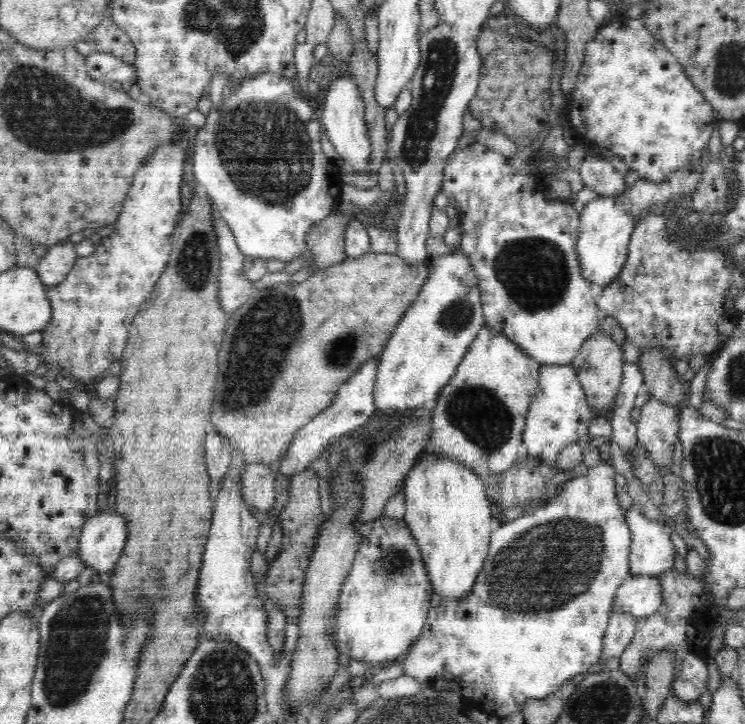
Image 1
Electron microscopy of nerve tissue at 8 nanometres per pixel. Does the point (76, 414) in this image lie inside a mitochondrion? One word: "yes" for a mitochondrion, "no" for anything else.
no

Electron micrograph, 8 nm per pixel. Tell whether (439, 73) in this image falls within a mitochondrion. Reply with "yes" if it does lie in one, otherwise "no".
yes

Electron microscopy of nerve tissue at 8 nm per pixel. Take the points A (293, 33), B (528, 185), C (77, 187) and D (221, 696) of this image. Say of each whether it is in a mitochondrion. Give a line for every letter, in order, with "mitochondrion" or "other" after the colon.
A: other
B: other
C: other
D: mitochondrion

